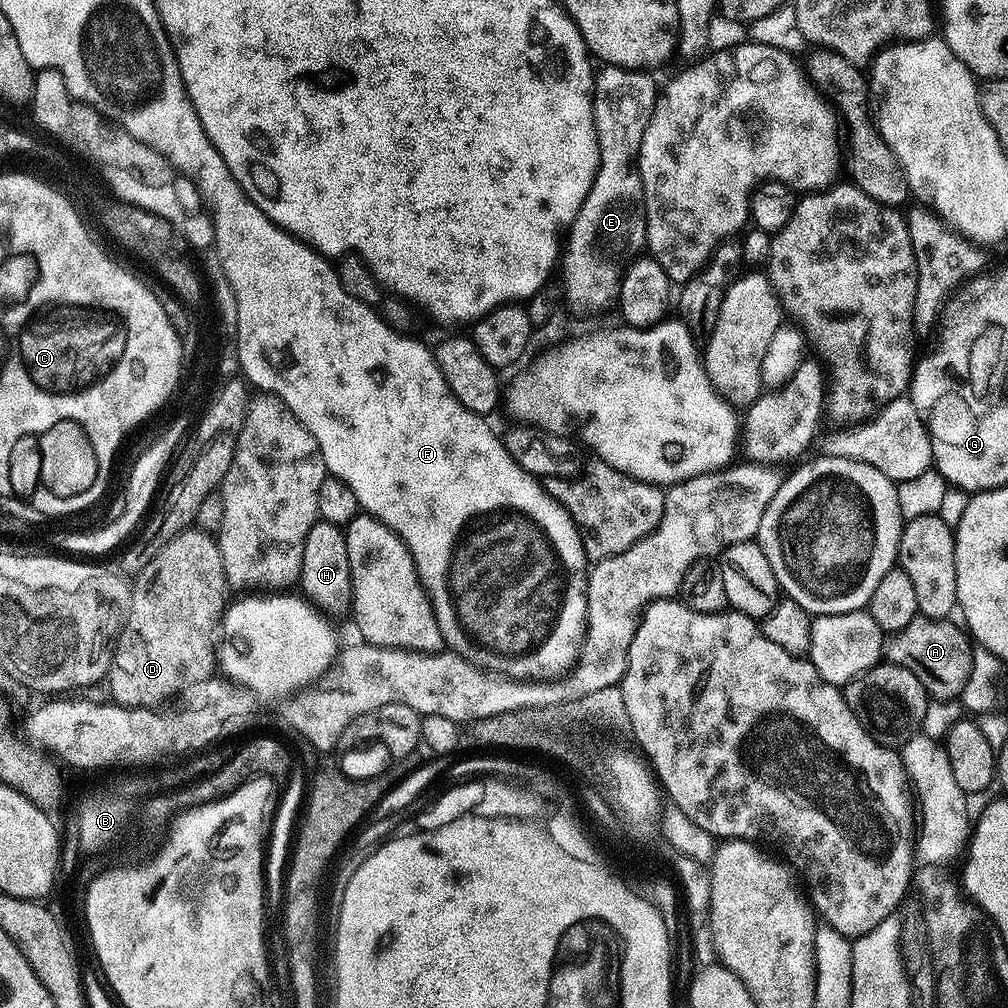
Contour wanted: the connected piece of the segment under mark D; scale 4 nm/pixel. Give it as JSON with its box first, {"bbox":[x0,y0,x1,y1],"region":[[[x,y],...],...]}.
{"bbox":[106,526,226,708],"region":[[[193,526],[170,538],[170,542],[160,545],[158,554],[146,562],[142,571],[135,573],[128,621],[124,623],[124,629],[120,631],[112,649],[112,665],[106,677],[106,685],[112,691],[111,699],[115,703],[123,708],[156,708],[171,701],[168,700],[171,696],[179,697],[185,690],[213,679],[218,668],[214,637],[221,627],[226,607],[224,588],[226,581],[222,554],[213,533]]]}

